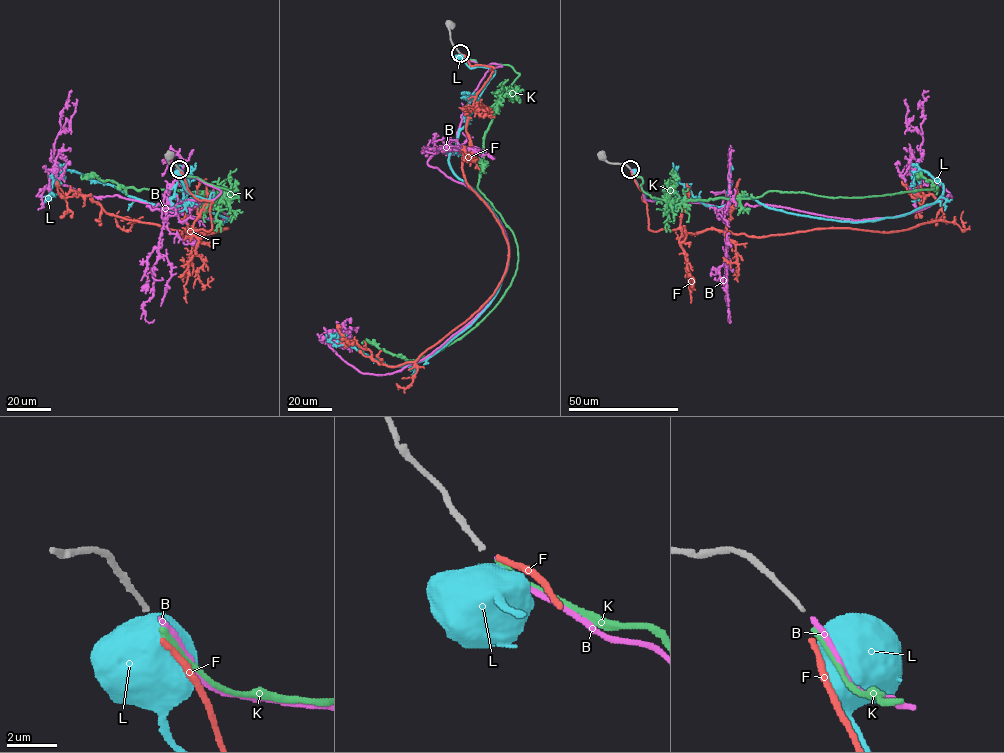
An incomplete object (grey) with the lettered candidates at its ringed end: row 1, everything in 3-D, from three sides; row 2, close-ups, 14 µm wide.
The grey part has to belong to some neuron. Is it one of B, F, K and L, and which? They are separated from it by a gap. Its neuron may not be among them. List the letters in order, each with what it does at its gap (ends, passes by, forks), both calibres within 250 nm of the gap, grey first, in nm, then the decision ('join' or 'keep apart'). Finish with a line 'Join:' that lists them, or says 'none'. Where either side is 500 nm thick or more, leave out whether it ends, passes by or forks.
B: it ends | 180/220 nm | keep apart
F: it ends | 180/220 nm | keep apart
K: it ends | 180/240 nm | join
L: 180/850 nm | keep apart
Join: K

